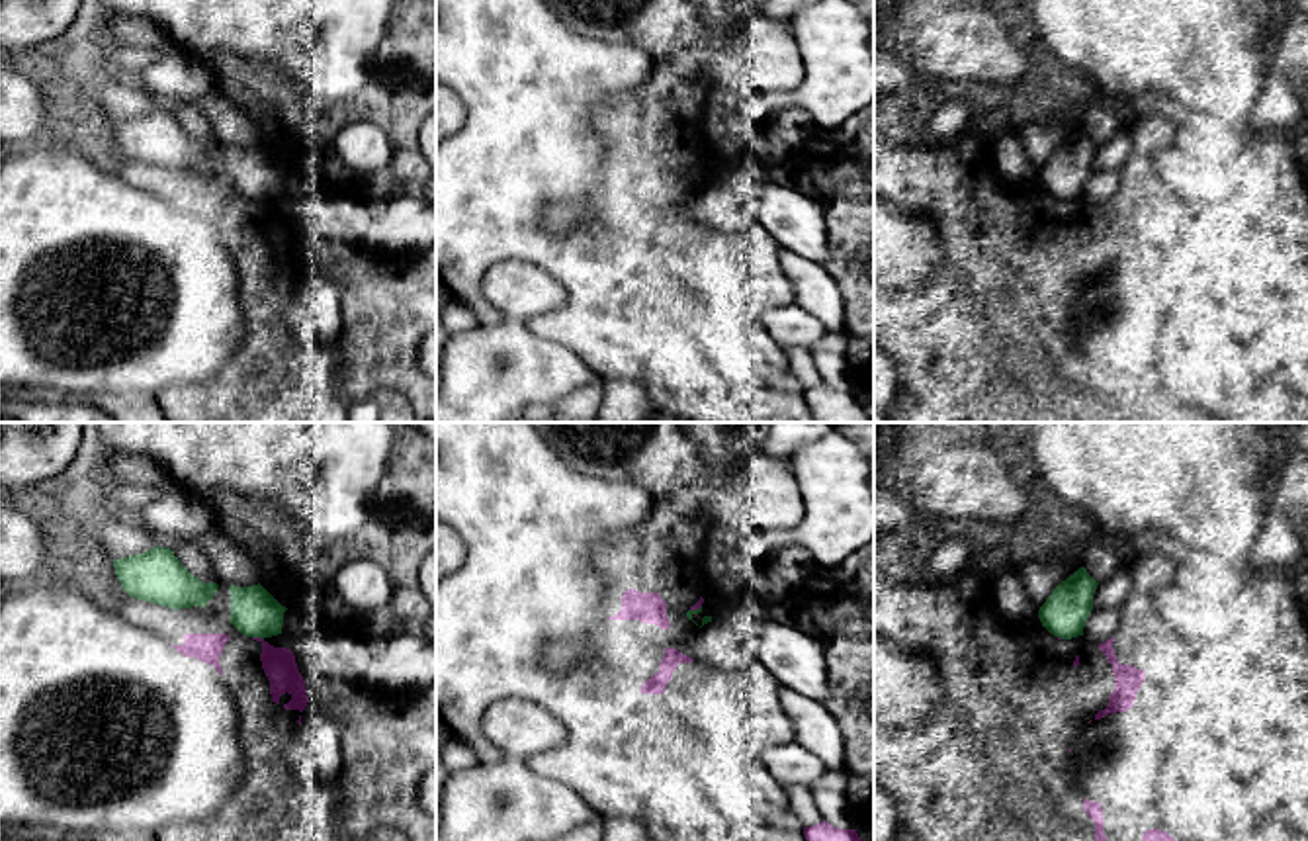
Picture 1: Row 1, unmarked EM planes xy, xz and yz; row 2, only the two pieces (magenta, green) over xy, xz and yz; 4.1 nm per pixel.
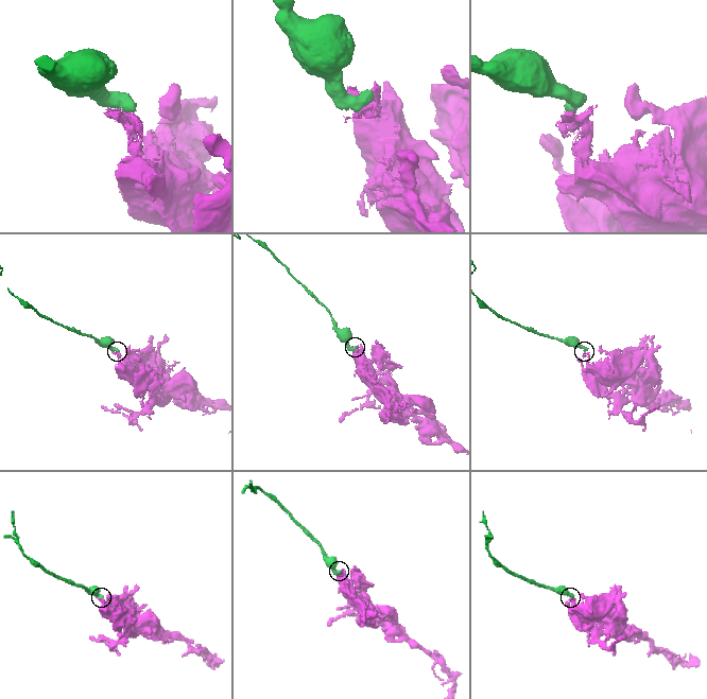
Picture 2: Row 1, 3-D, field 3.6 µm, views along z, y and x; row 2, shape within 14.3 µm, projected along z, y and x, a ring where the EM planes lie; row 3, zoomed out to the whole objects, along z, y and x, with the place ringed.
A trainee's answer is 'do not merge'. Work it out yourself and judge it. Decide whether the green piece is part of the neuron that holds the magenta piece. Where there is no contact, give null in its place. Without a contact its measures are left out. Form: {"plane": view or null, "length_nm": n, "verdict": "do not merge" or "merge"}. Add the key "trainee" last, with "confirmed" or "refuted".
{"plane": "xy", "length_nm": 50, "verdict": "do not merge", "trainee": "confirmed"}

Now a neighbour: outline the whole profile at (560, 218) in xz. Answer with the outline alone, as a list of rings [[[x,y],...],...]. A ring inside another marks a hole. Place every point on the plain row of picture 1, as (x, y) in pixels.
[[[553,203],[547,205],[544,211],[544,227],[555,235],[563,235],[579,227],[581,219],[583,211],[569,203]]]

